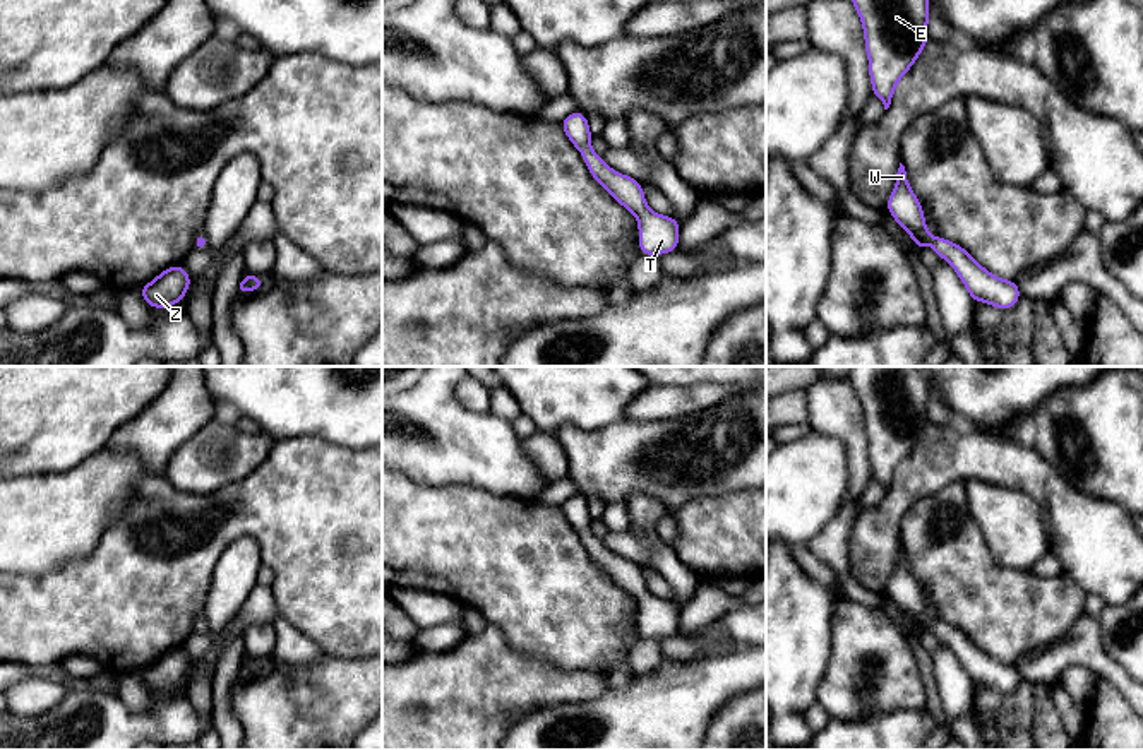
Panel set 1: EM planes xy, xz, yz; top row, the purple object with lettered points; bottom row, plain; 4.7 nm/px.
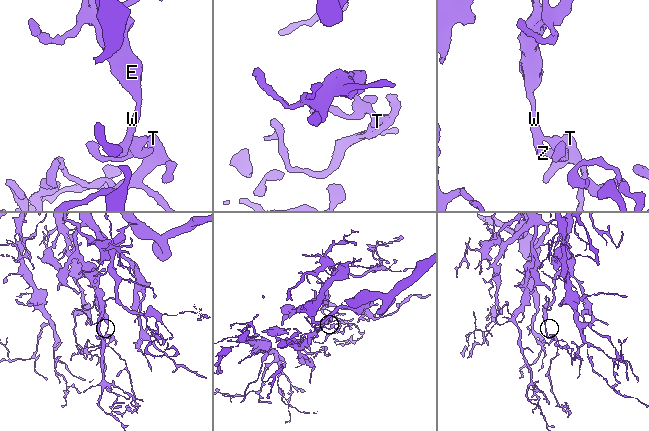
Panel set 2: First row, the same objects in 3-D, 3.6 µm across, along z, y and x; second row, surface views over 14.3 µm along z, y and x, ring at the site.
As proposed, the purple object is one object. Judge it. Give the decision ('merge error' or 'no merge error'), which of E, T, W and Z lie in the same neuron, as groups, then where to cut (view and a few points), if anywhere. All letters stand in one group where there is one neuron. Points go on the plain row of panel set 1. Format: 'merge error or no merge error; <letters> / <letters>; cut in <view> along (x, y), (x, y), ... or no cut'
no merge error; E T W Z; no cut

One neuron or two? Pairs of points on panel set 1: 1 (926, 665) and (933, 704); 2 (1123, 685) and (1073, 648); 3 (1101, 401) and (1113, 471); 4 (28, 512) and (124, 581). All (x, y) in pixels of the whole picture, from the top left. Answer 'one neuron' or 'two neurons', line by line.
1: one neuron
2: one neuron
3: one neuron
4: two neurons

